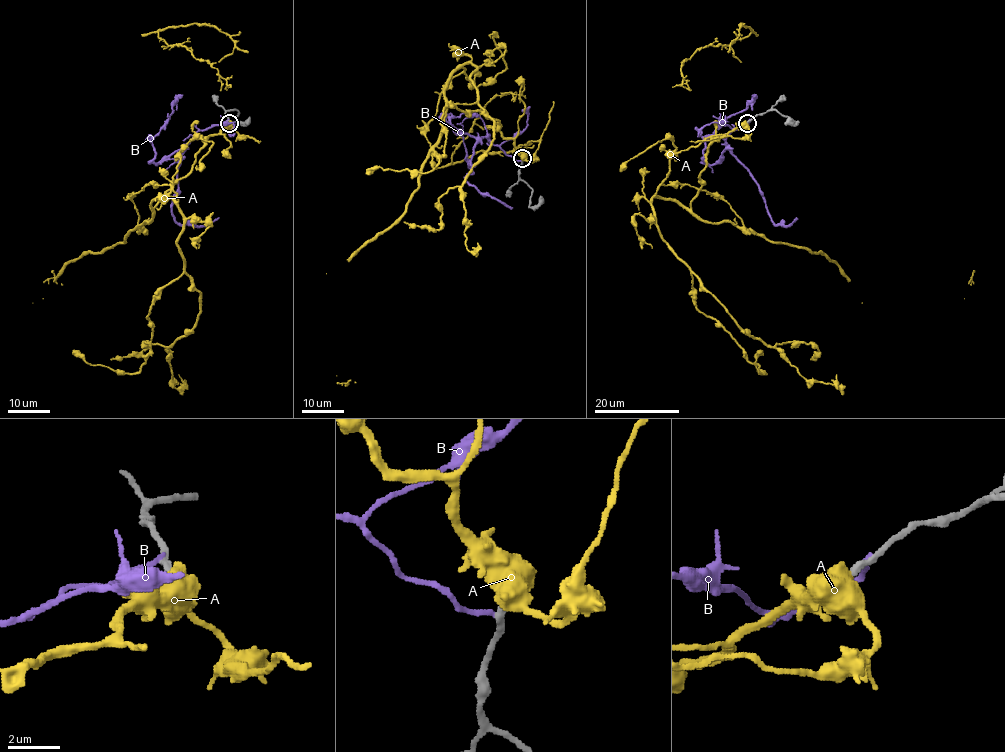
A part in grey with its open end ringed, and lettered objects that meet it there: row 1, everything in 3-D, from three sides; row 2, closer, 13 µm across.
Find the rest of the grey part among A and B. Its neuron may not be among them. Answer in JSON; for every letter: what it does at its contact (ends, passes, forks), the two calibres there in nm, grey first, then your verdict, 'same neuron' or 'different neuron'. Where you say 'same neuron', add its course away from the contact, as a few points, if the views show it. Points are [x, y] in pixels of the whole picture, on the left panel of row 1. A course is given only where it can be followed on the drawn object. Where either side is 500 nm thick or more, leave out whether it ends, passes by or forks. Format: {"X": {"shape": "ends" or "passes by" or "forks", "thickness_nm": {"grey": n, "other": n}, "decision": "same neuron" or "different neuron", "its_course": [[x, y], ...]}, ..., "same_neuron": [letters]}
{"A": {"thickness_nm": {"grey": 280, "other": 850}, "decision": "same neuron", "its_course": [[229, 122], [206, 138], [193, 168], [149, 223], [124, 242], [71, 260], [32, 302], [57, 283], [43, 282]]}, "B": {"shape": "ends", "thickness_nm": {"grey": 360, "other": 200}, "decision": "different neuron"}, "same_neuron": ["A"]}

